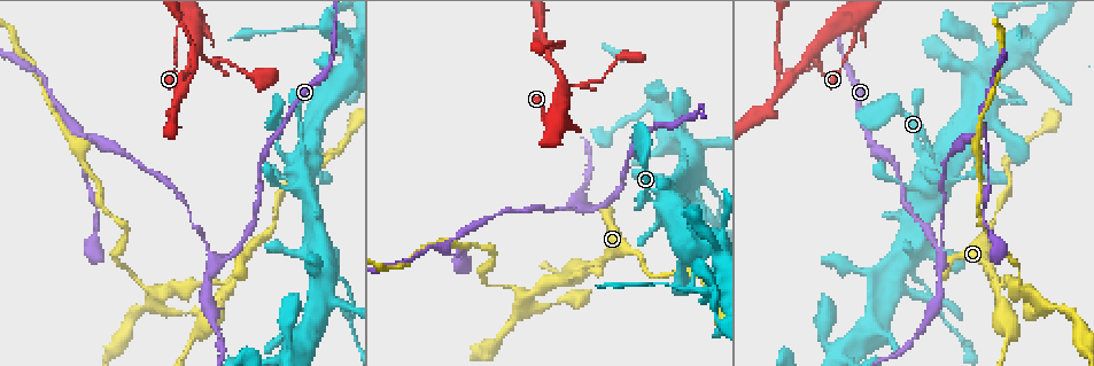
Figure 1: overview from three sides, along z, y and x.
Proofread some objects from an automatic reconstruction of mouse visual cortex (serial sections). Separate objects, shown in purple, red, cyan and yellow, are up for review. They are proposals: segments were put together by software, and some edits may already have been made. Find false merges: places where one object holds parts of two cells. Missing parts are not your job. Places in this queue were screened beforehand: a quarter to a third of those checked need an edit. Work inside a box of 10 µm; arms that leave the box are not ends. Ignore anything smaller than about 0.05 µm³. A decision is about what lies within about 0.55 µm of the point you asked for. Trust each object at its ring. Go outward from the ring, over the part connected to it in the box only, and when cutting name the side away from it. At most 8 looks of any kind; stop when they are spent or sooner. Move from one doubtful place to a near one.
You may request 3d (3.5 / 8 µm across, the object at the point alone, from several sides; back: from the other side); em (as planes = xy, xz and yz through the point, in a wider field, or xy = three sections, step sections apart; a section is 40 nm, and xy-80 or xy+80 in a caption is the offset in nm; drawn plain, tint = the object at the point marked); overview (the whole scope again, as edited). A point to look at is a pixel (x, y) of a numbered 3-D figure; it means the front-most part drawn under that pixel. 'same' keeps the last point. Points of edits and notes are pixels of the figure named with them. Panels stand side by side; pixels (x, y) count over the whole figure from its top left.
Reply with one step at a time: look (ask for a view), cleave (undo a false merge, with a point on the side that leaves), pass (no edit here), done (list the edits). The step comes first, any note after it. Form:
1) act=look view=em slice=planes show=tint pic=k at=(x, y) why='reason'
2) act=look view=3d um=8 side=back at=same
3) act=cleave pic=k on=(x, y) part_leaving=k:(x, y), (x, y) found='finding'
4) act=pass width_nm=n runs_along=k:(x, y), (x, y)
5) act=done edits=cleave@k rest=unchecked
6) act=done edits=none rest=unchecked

act=look view=3d um=8 side=back pic=1 at=(219, 260) why='thick turns thin'

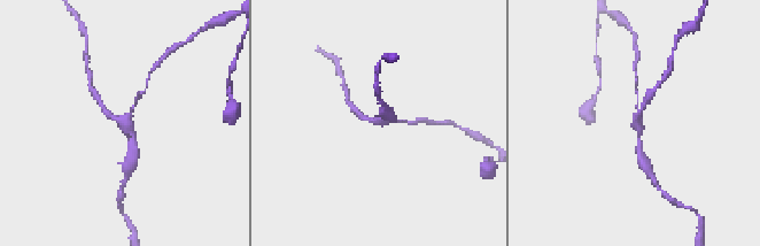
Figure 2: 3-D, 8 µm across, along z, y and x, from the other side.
act=look view=em slice=xy step=2 show=tint at=same arms=3 arm_widths_nm=100,200,200 why='need the tissue'

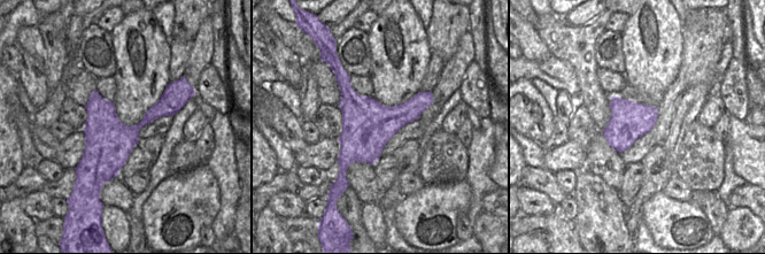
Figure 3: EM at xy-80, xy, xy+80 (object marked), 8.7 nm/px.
act=pass runs_along=2:(99, 102), (124, 121), (141, 92) found='all the same cell'

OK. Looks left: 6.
act=look view=3d um=3.5 pic=1 at=(706, 183) why='thick turns thin'

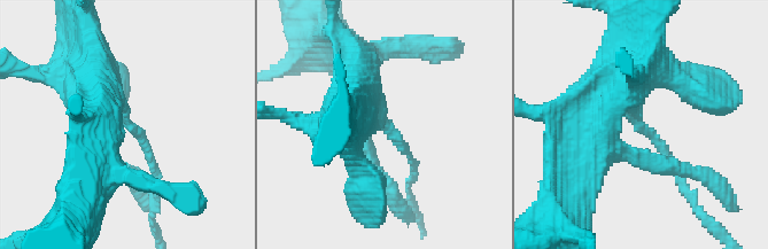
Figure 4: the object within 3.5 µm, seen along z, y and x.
act=look view=em slice=planes show=tint pic=4 at=(130, 121)

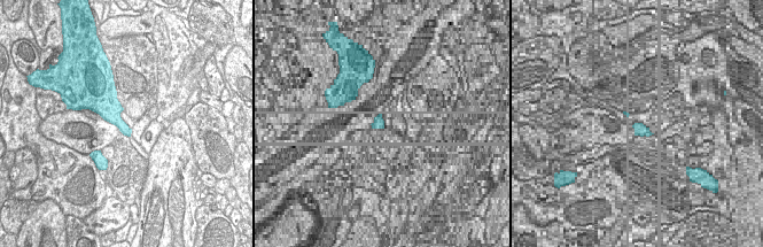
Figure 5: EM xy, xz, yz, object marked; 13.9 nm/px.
act=pass arm_widths_nm=150,700 runs_along=4:(90, 67), (142, 138), (157, 179) found='all the same cell'

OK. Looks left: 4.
act=look view=3d um=3.5 pic=1 at=(1023, 37) why='calibre changes'

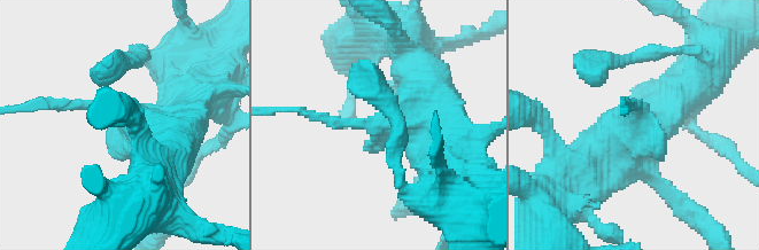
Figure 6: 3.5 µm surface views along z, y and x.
act=pass found='one cell here'

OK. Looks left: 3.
act=done edits=none rest=unchecked

